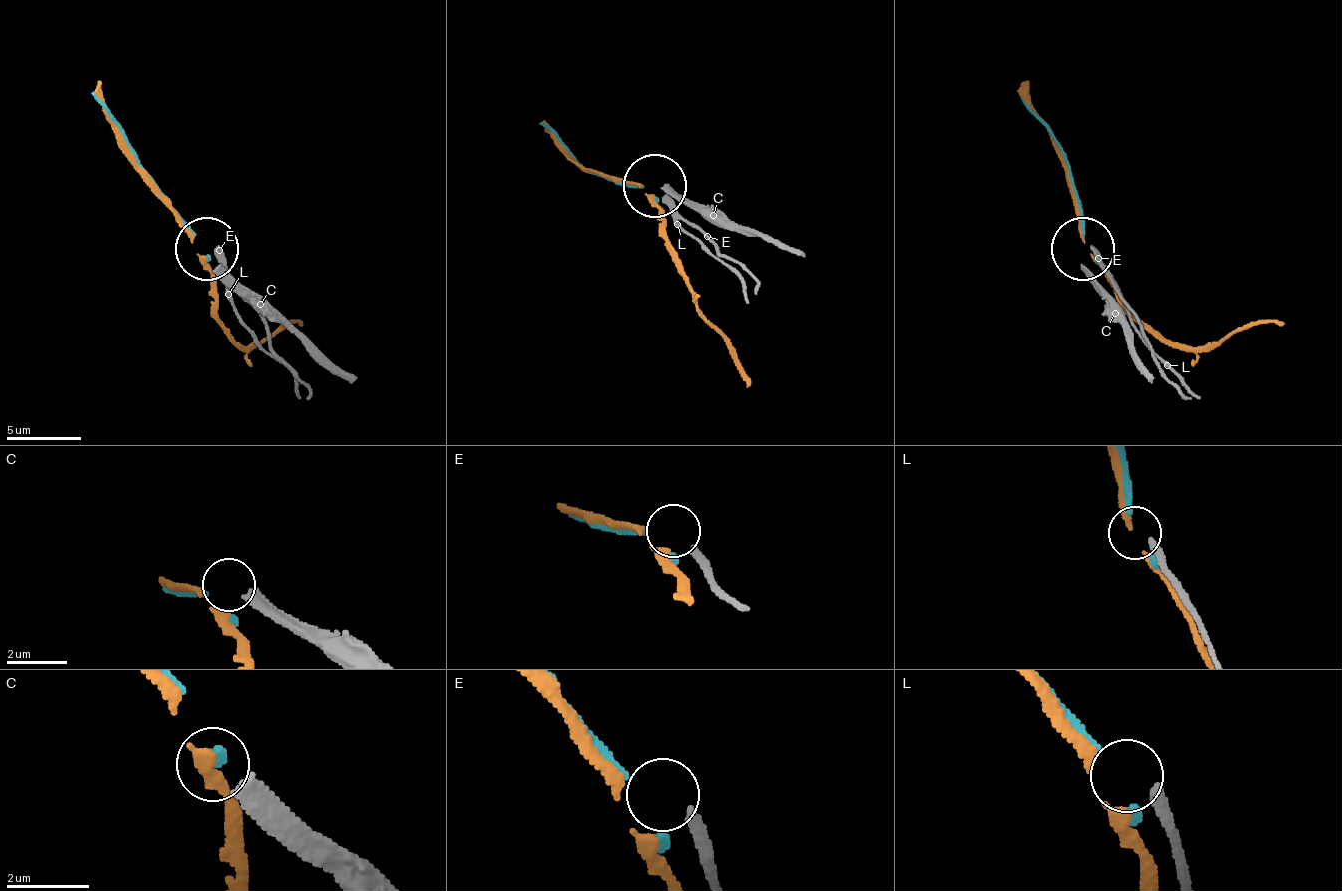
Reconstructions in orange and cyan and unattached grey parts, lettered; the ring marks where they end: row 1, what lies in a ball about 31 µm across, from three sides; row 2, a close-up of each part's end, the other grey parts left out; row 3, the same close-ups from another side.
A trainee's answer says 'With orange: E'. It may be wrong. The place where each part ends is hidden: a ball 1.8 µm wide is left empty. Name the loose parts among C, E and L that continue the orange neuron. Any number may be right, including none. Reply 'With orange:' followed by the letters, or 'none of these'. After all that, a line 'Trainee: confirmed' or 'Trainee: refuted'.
With orange: none of these
Trainee: refuted

